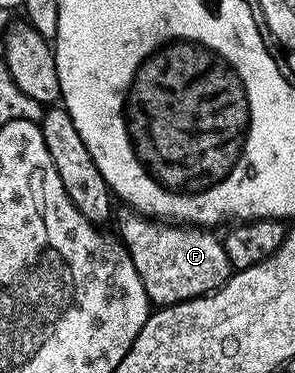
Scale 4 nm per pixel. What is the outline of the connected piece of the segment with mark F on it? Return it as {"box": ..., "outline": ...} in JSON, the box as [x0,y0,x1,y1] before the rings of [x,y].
{"box":[118,206,233,306],"outline":[[[126,206],[118,209],[118,239],[137,266],[137,278],[145,286],[152,305],[166,306],[192,300],[205,292],[215,292],[233,271],[223,249],[223,241],[203,226],[184,226],[178,222],[156,222],[152,217]]]}

